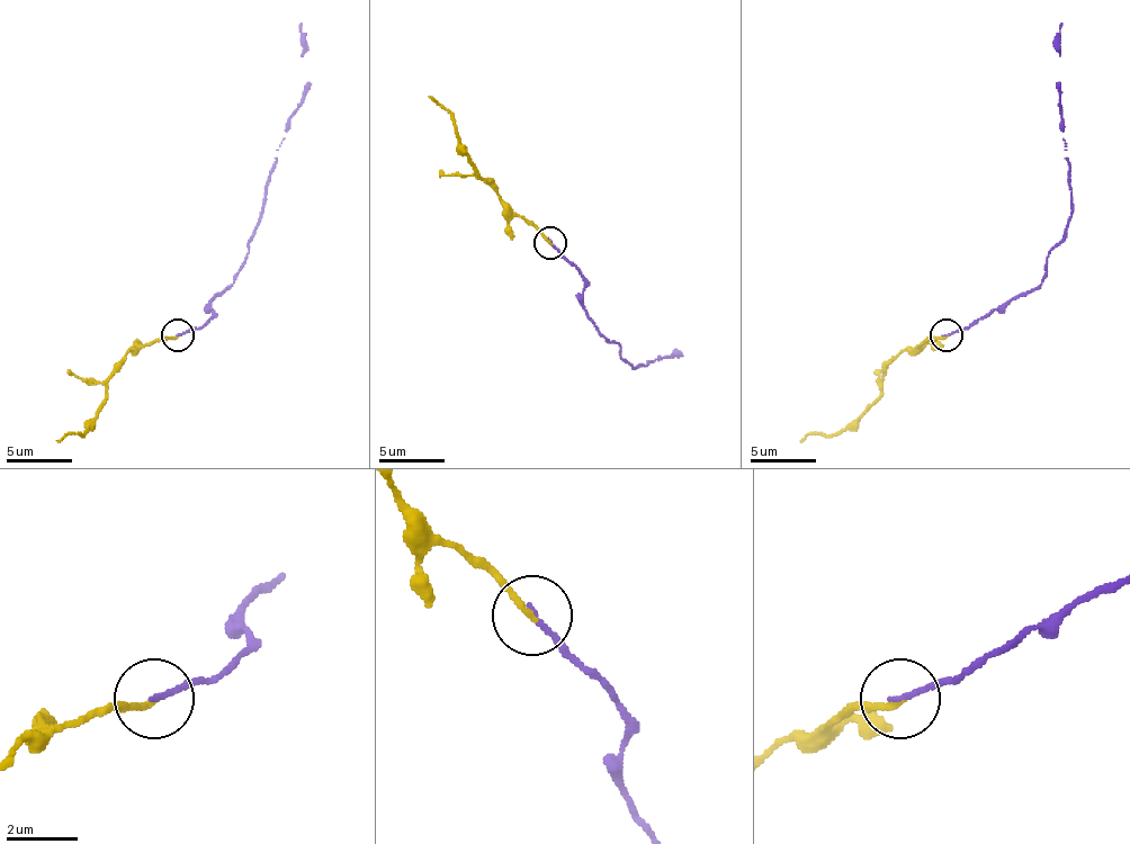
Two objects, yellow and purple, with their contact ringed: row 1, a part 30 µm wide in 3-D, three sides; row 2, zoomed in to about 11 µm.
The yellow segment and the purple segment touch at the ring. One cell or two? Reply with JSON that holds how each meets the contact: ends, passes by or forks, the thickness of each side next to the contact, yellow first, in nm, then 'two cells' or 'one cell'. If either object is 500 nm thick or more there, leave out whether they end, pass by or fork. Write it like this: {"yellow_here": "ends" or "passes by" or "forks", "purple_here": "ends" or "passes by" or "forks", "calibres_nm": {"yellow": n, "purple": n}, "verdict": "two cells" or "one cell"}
{"yellow_here": "ends", "purple_here": "ends", "calibres_nm": {"yellow": 180, "purple": 140}, "verdict": "one cell"}

